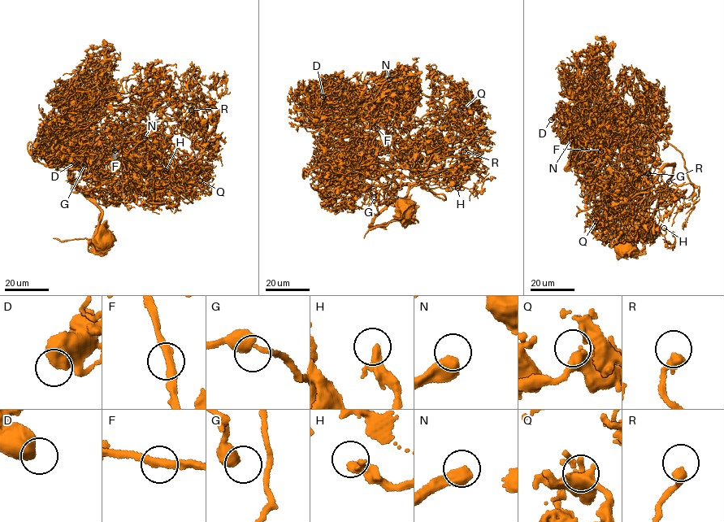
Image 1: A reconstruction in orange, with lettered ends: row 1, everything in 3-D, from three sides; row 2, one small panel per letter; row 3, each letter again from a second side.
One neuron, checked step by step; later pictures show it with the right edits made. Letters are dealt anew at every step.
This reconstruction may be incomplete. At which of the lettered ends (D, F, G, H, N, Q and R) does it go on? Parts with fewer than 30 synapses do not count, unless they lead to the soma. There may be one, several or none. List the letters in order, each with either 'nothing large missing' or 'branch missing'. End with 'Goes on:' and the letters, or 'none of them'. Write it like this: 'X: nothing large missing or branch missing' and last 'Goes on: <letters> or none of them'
D: nothing large missing
F: nothing large missing
G: nothing large missing
H: nothing large missing
N: nothing large missing
Q: nothing large missing
R: branch missing
Goes on: R

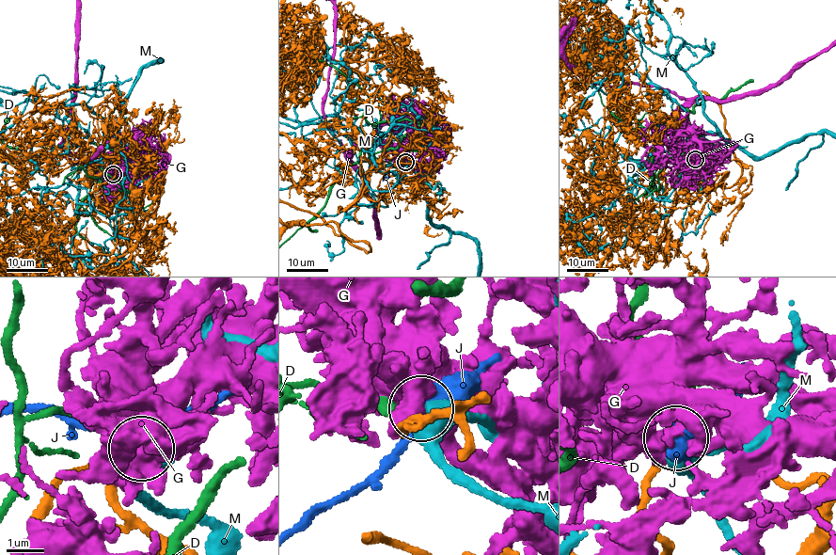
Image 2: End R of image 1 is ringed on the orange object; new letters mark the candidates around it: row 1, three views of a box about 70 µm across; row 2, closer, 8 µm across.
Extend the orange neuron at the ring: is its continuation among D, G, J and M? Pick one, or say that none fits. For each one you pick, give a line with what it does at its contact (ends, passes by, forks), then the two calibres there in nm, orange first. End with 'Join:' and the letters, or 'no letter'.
Join: no letter

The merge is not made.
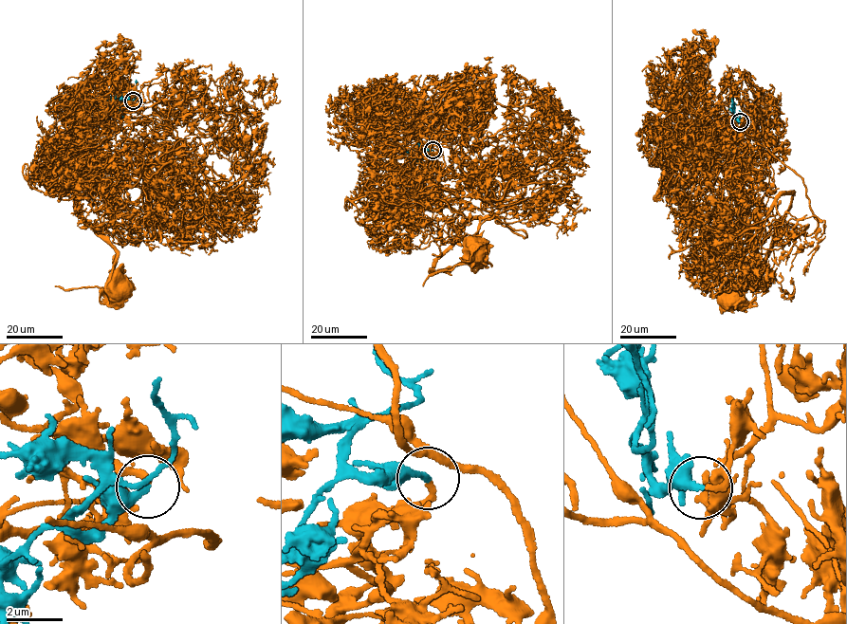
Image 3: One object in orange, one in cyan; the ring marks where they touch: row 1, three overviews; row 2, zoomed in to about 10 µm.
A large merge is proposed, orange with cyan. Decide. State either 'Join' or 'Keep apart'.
Join

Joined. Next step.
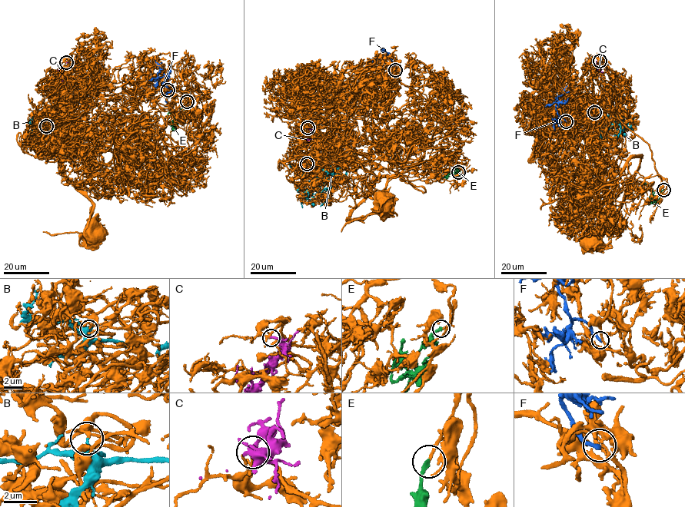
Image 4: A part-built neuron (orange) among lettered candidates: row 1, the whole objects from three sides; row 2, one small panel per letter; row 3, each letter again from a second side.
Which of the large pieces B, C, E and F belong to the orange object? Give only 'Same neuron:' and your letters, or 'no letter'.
Same neuron: C

